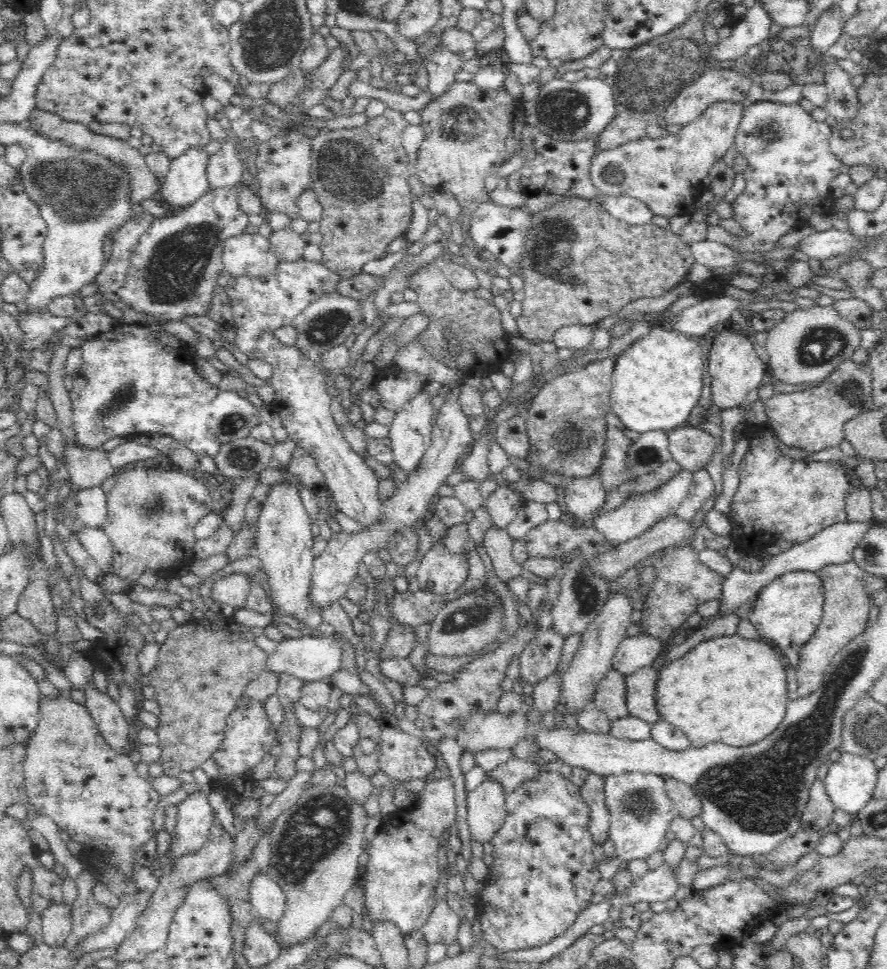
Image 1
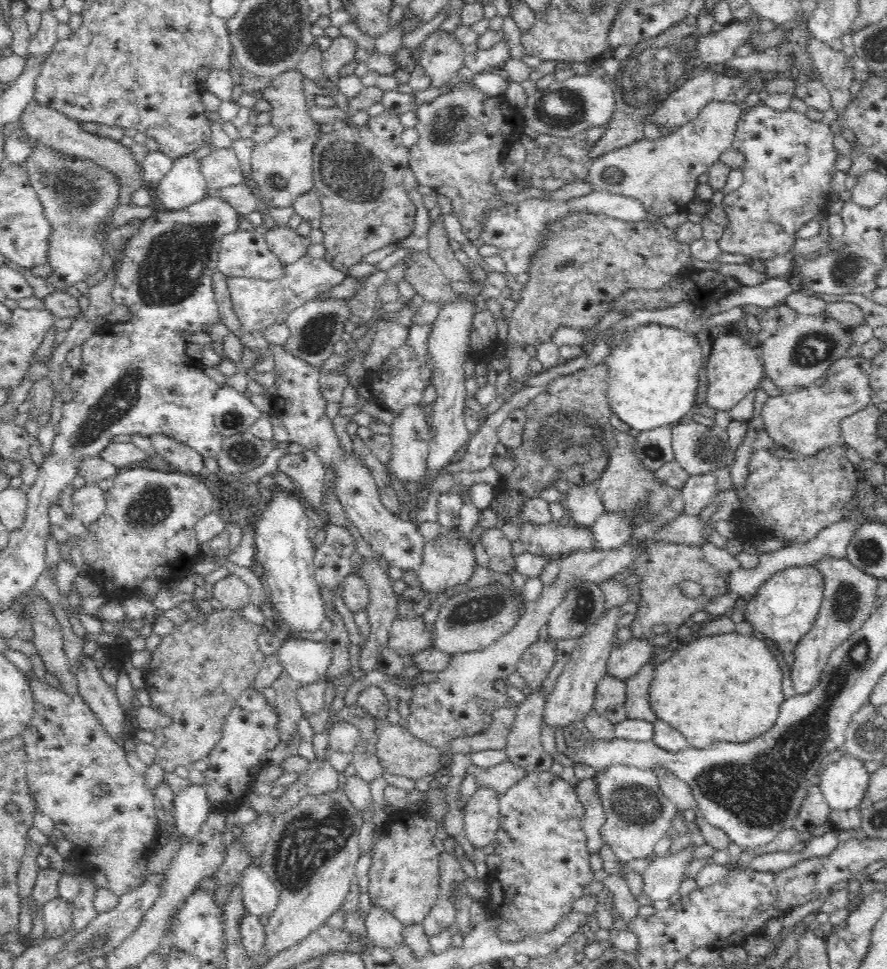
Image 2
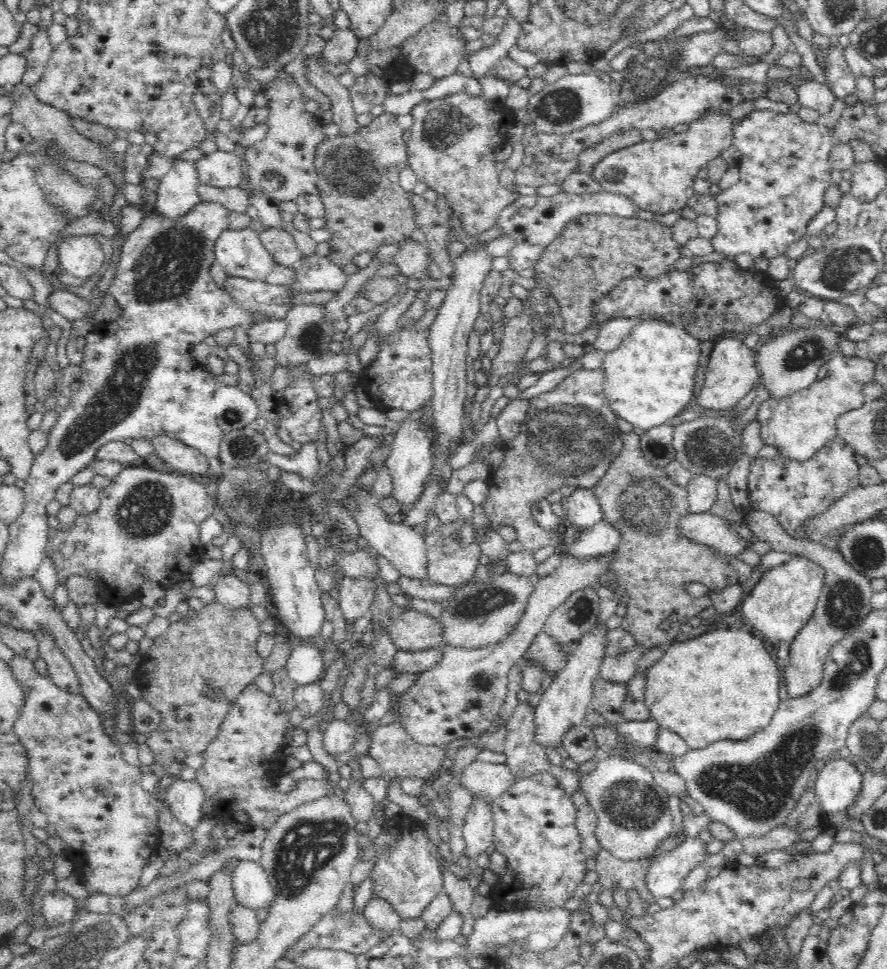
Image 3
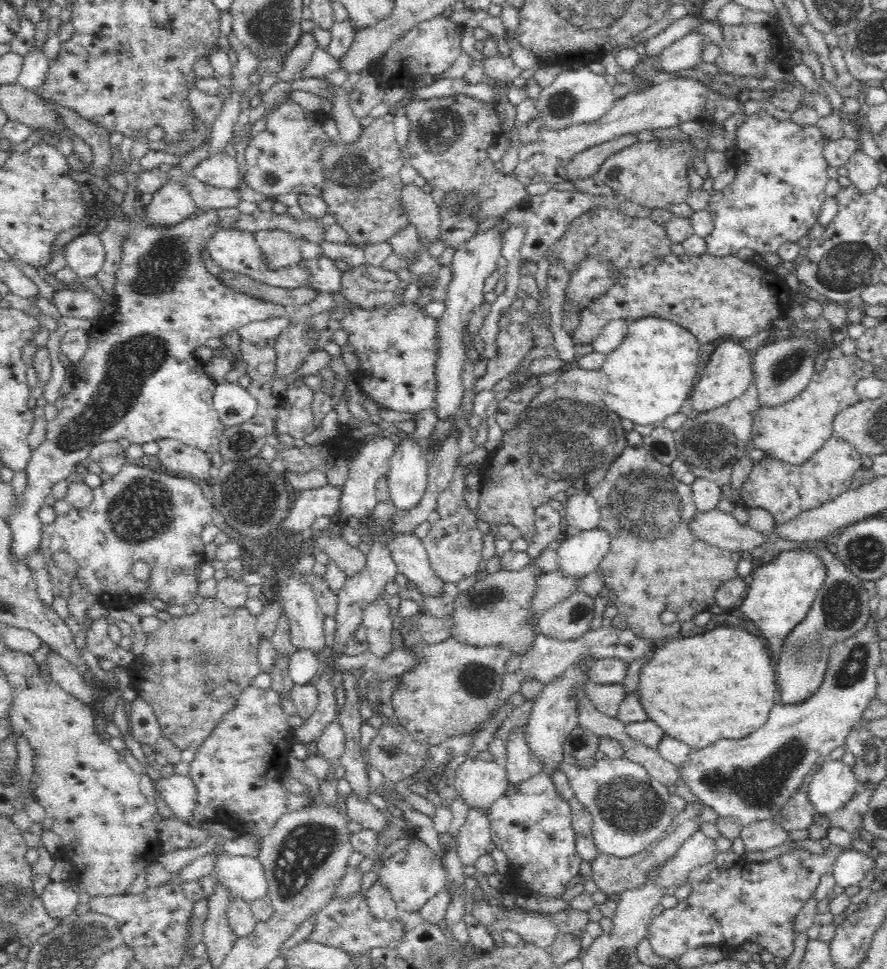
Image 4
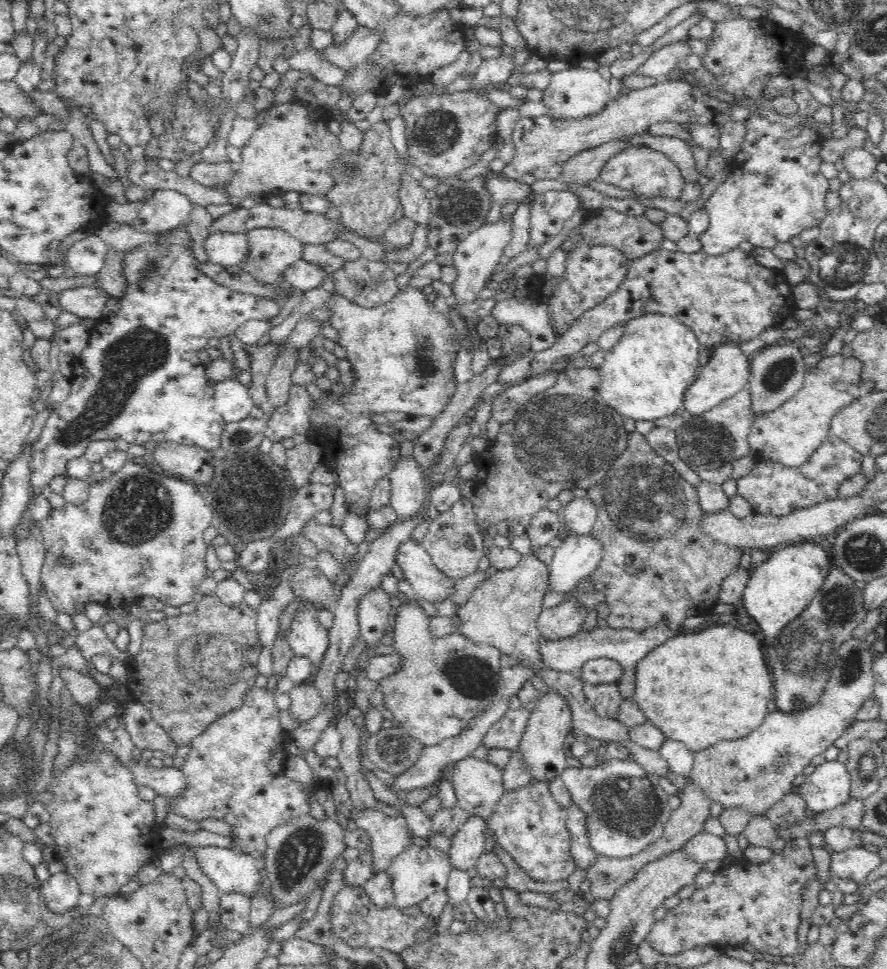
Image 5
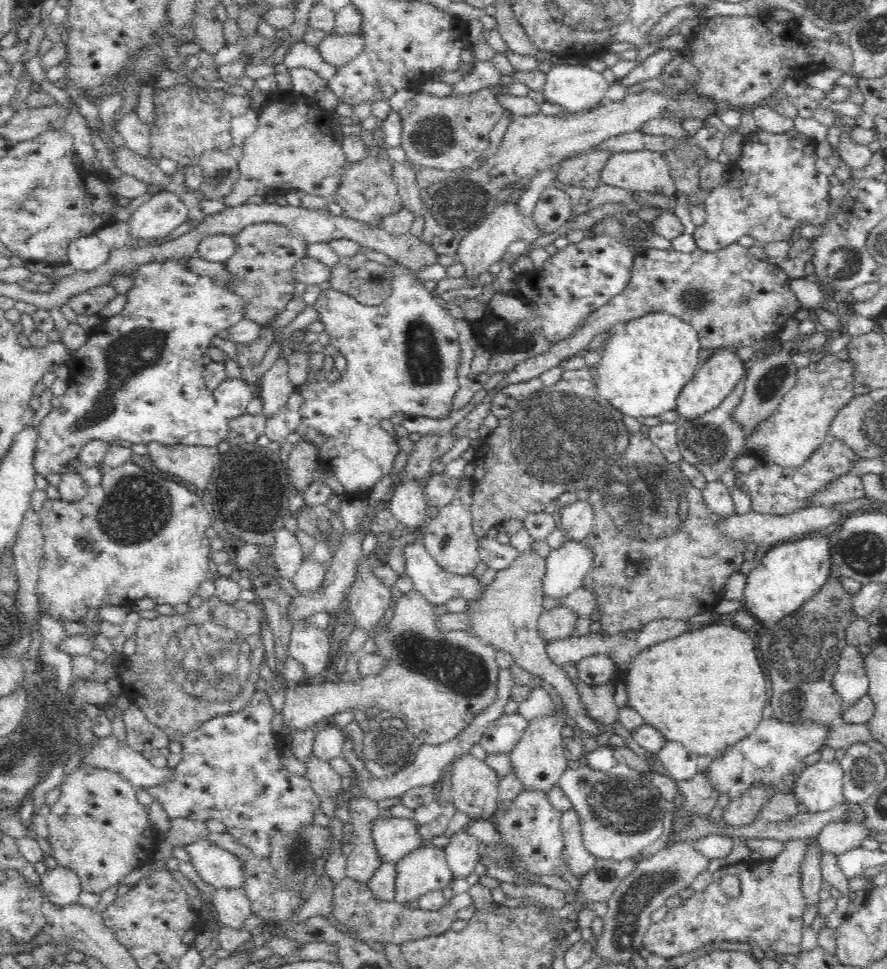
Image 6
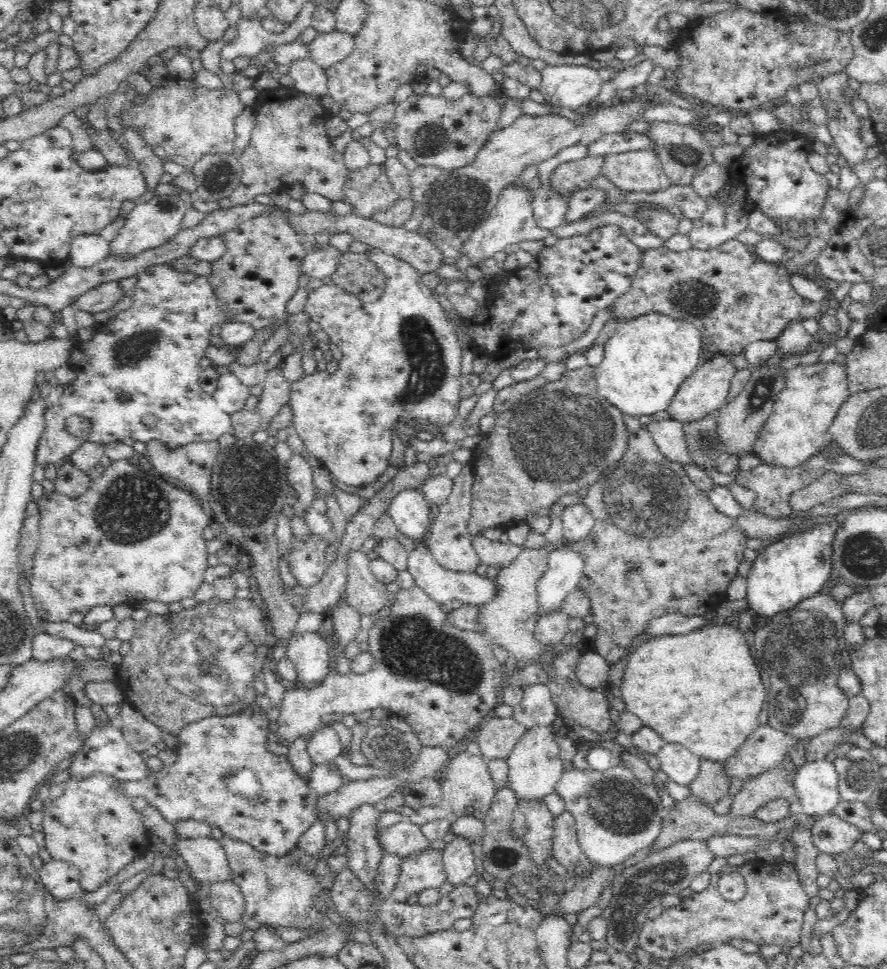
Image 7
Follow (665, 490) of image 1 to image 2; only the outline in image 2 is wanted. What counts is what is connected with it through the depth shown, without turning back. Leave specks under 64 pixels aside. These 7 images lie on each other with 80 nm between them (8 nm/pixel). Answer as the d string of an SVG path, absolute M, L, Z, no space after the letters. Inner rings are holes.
M602 514L591 527L591 550L608 552L624 545L631 534L628 524L621 516Z

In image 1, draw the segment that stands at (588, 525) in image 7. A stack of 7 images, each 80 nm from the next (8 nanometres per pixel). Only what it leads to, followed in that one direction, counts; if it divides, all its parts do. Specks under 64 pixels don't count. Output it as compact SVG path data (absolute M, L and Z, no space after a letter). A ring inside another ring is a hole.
M594 475L590 479L567 481L565 488L564 500L570 513L584 524L591 526L602 513L602 506L607 503L599 475Z

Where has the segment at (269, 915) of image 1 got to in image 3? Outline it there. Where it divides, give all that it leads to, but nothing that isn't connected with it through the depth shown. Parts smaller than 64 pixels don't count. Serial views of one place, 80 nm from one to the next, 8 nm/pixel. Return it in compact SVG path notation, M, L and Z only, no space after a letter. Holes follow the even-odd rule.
M230 861L223 866L224 870L230 867L230 883L237 902L254 910L271 904L272 887L259 861Z

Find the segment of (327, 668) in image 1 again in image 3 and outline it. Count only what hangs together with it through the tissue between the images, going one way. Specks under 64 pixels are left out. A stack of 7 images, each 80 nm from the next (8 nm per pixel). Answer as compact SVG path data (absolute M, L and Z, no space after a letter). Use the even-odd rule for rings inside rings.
M299 644L285 666L298 685L304 686L319 681L320 676L324 674L320 647Z

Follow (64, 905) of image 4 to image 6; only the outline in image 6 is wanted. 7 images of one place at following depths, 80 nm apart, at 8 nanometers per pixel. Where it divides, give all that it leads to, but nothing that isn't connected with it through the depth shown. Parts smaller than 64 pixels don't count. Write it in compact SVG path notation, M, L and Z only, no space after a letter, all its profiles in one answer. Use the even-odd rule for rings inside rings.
M56 865L46 868L41 875L41 883L46 896L58 906L78 901L81 880L78 873L67 866Z

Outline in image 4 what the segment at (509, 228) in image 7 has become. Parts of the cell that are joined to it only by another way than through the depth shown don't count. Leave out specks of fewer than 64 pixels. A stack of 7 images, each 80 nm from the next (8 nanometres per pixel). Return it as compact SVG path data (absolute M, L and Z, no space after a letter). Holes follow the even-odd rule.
M490 228L486 232L473 234L455 248L453 261L451 262L451 272L453 279L447 288L445 304L447 309L440 318L439 339L441 340L441 351L438 359L438 392L437 403L439 409L435 412L437 418L444 418L456 410L462 398L462 382L460 379L463 360L465 360L466 349L462 342L462 330L467 327L470 315L476 306L483 302L484 282L486 278L498 270L498 258L502 256L502 249L505 243L504 230Z

